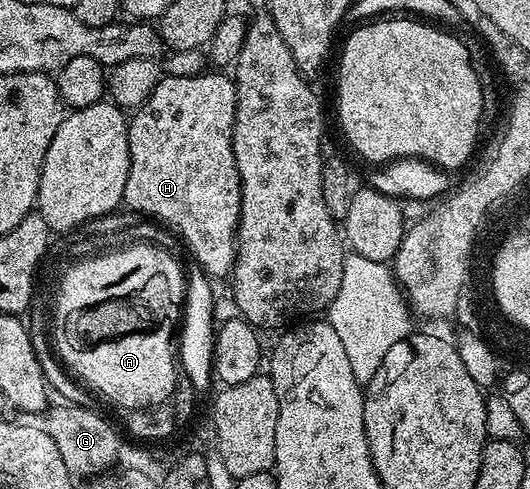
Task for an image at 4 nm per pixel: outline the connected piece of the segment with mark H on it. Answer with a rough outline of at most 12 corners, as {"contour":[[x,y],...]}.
{"contour":[[163,75],[128,120],[125,207],[234,267],[236,86]]}

